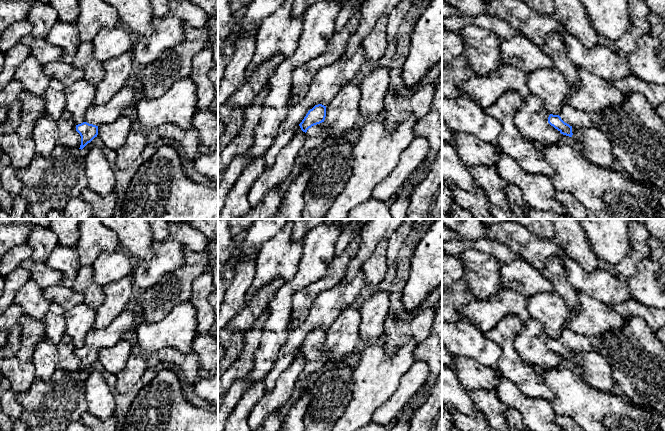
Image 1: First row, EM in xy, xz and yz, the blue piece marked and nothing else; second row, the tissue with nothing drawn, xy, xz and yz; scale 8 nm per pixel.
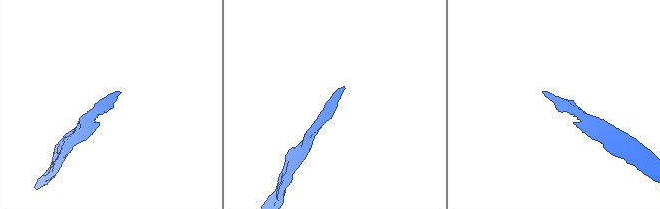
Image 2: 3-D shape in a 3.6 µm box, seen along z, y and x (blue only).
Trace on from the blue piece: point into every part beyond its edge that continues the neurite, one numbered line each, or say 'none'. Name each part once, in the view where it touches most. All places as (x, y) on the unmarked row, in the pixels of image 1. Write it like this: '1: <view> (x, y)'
1: xz (317, 359)

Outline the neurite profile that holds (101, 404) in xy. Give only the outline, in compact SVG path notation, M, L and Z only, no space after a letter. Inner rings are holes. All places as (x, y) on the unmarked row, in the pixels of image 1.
M94 371L84 378L88 412L99 420L109 419L114 415L116 402L103 375L100 371Z

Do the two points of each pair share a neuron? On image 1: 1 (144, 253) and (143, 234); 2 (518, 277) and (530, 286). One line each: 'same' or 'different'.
1: same
2: same

